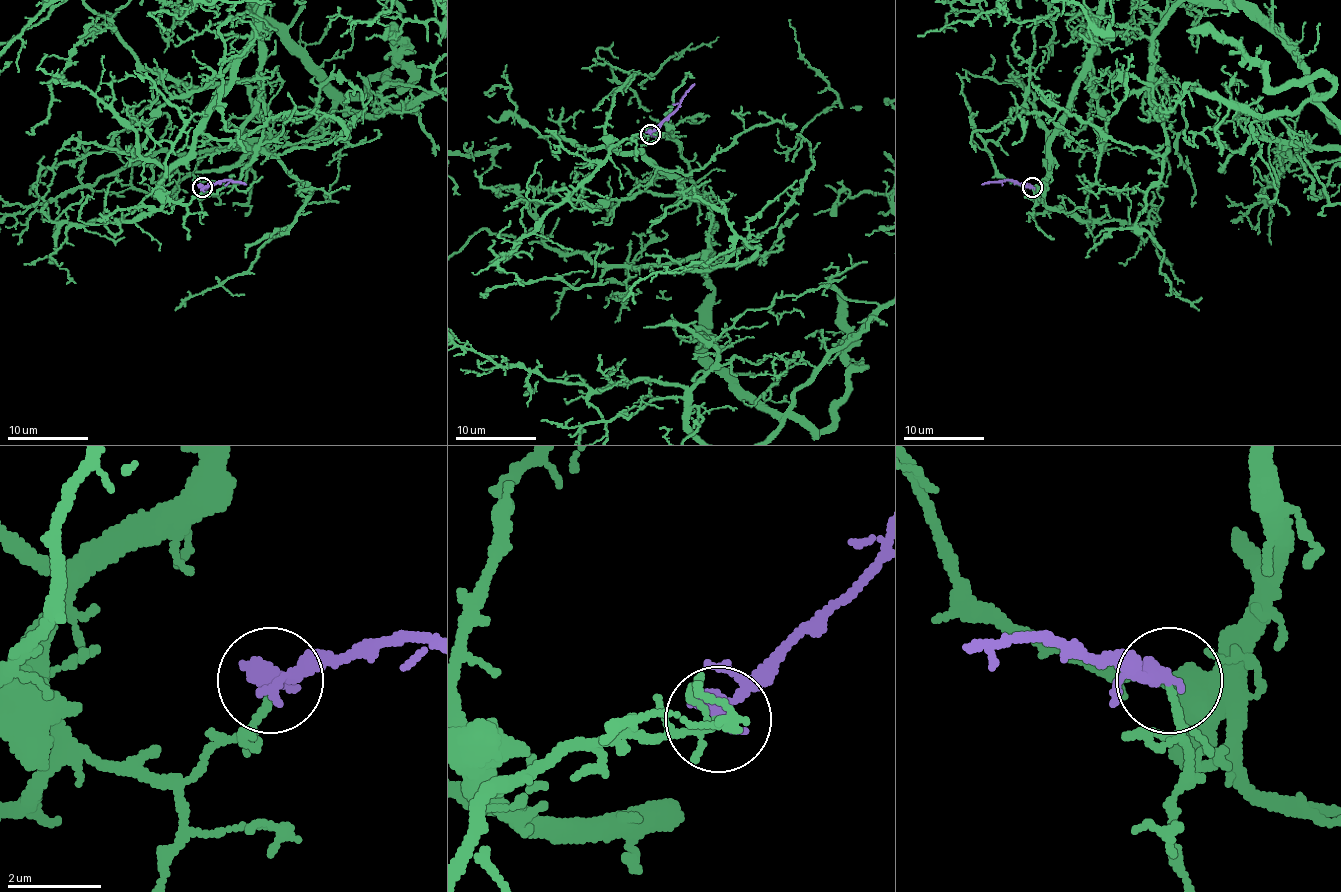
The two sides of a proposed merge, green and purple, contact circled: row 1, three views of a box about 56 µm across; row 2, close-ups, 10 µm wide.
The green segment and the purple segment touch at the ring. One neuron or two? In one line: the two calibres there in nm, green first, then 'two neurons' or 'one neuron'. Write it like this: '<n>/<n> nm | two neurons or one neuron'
90/280 nm | one neuron

